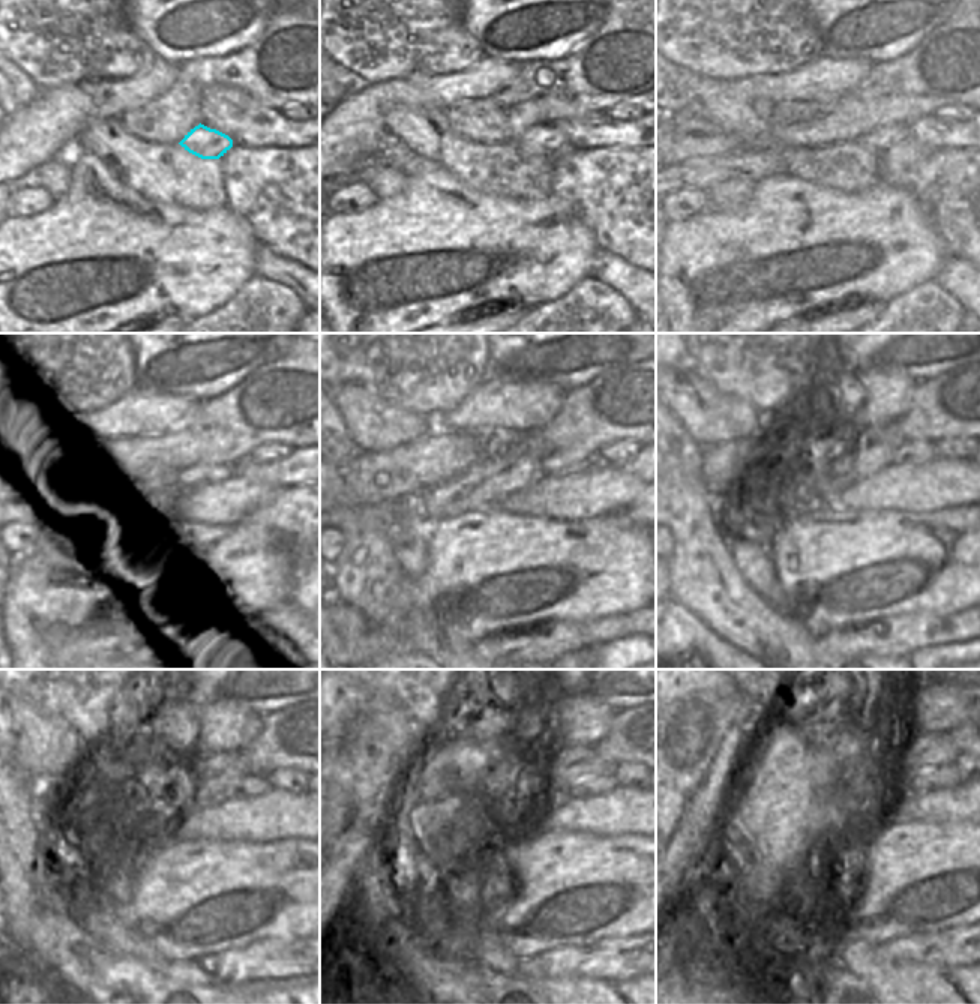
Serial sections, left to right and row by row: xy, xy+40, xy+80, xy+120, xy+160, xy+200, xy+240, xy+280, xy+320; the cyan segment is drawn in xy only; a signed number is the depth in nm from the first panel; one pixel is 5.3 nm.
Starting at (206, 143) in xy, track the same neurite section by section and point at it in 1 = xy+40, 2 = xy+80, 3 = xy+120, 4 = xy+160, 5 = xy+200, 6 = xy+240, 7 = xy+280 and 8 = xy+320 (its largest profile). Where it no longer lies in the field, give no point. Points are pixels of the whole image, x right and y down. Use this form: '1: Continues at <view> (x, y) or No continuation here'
1: Continues at xy+40 (547, 140)
2: Continues at xy+80 (880, 140)
3: Continues at xy+120 (213, 473)
4: Continues at xy+160 (557, 462)
5: Continues at xy+200 (911, 452)
6: Continues at xy+240 (252, 785)
7: Continues at xy+280 (586, 785)
8: Continues at xy+320 (934, 778)

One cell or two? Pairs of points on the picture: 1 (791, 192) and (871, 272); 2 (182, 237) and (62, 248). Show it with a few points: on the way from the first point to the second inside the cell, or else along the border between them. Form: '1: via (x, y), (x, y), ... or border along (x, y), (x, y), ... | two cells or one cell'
1: via (815, 216), (839, 240), (848, 240), (869, 249) | one cell
2: via (152, 246), (92, 248) | one cell

